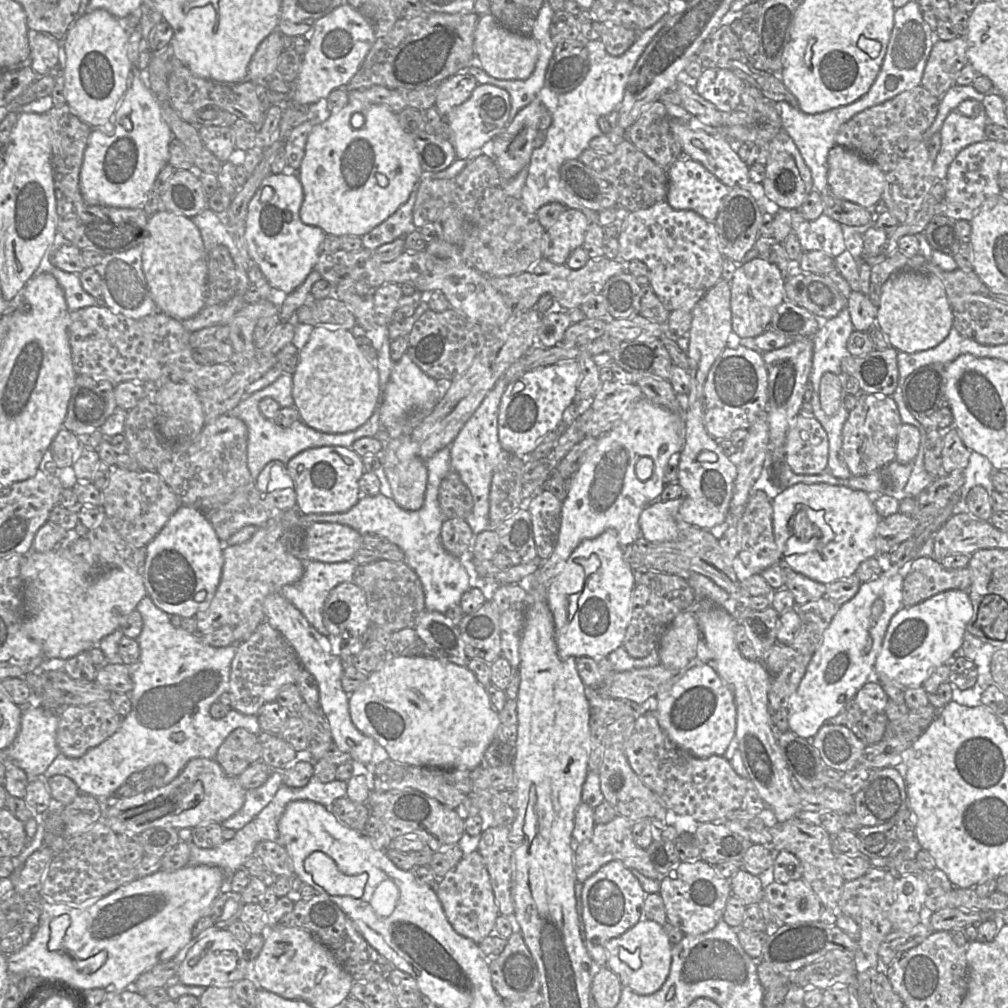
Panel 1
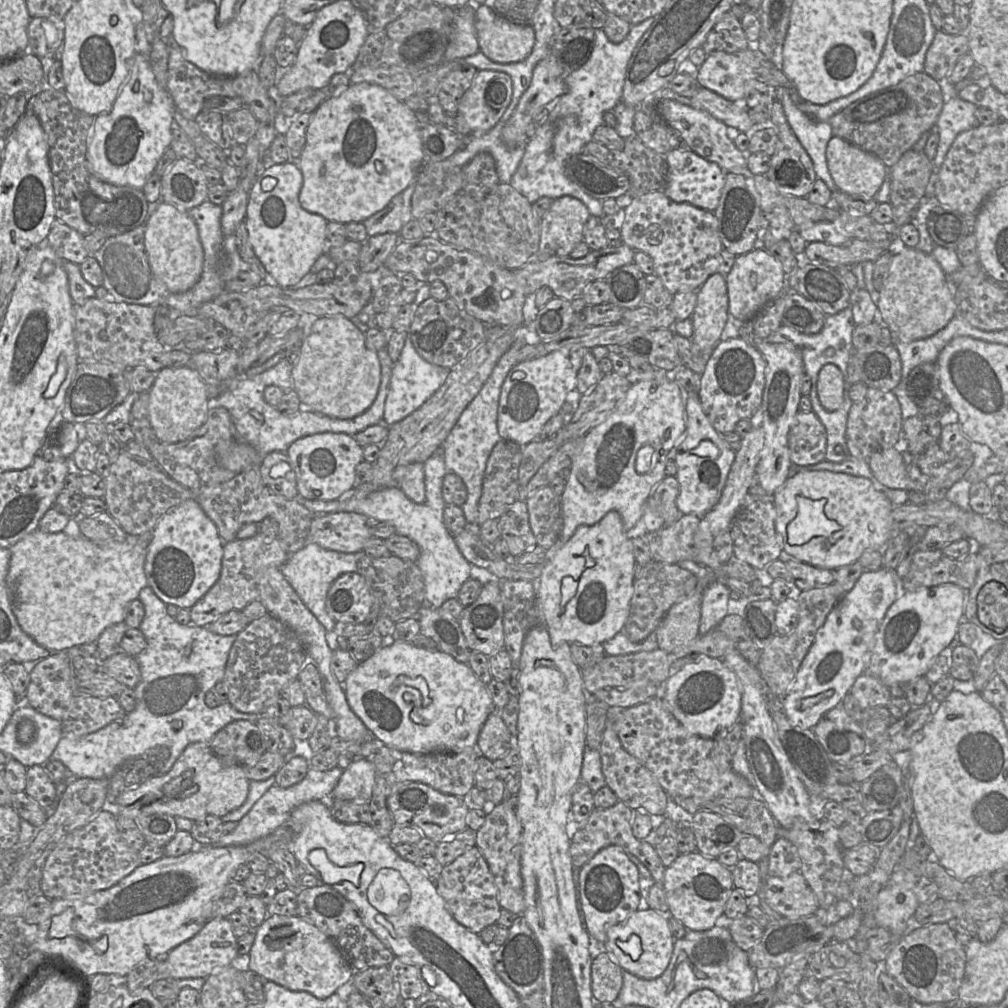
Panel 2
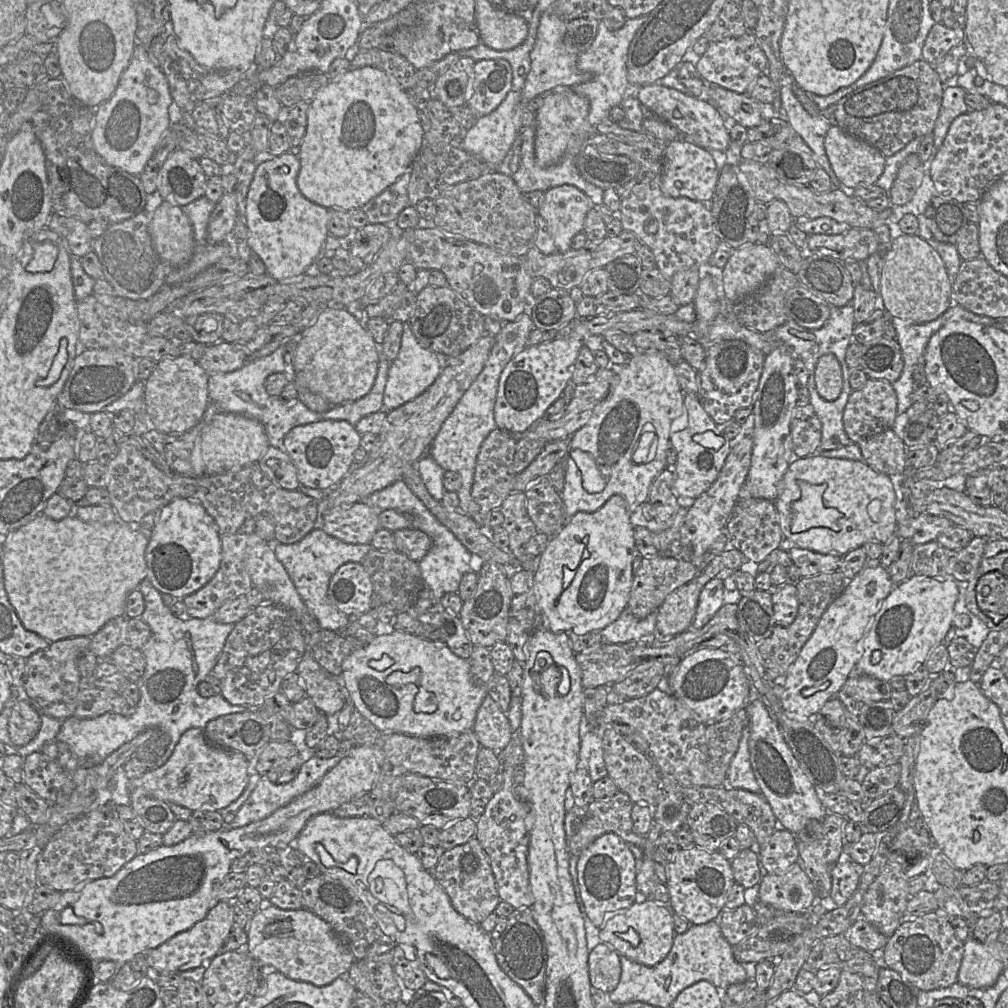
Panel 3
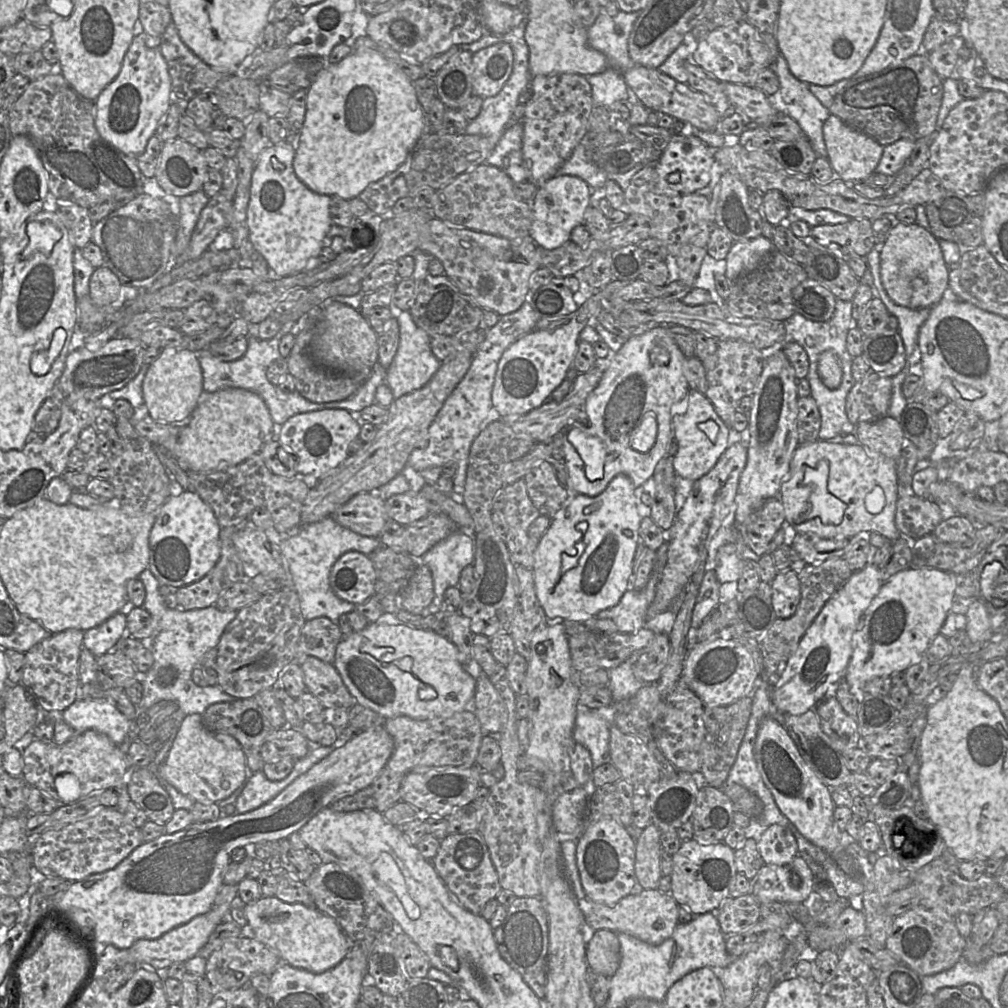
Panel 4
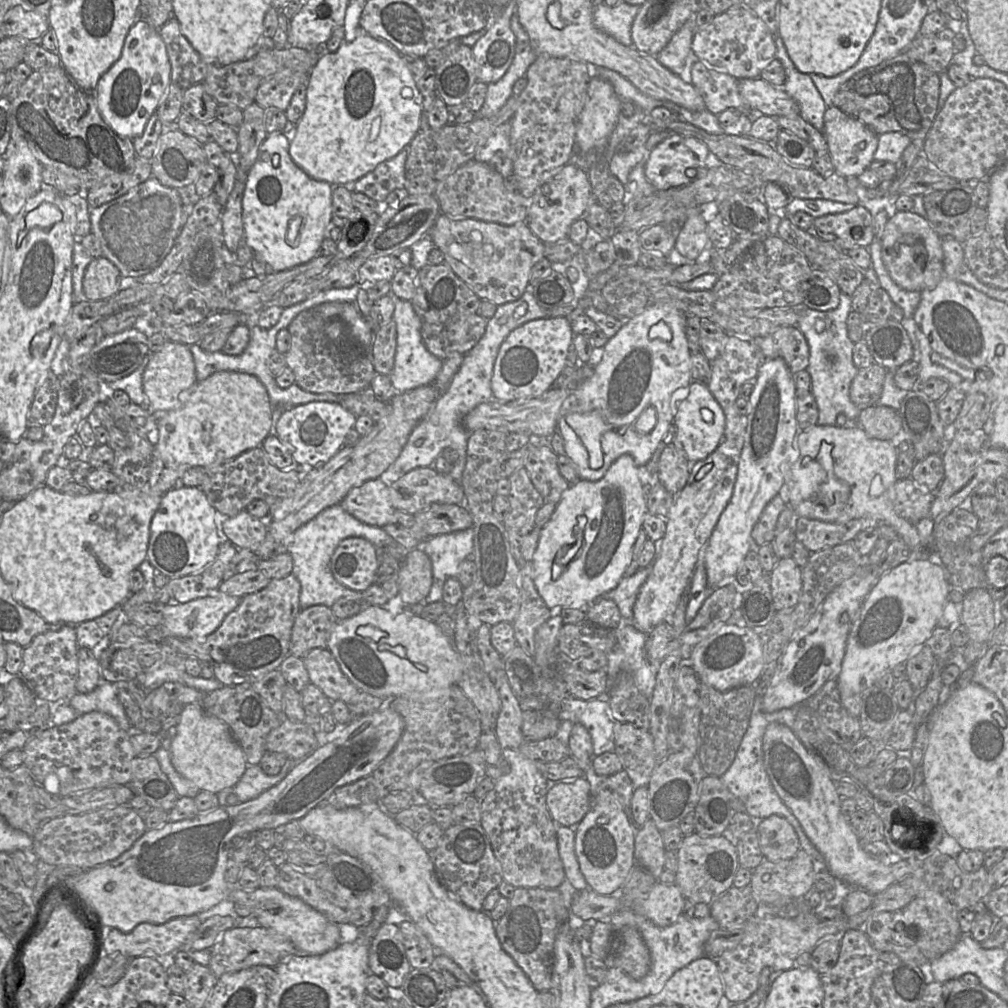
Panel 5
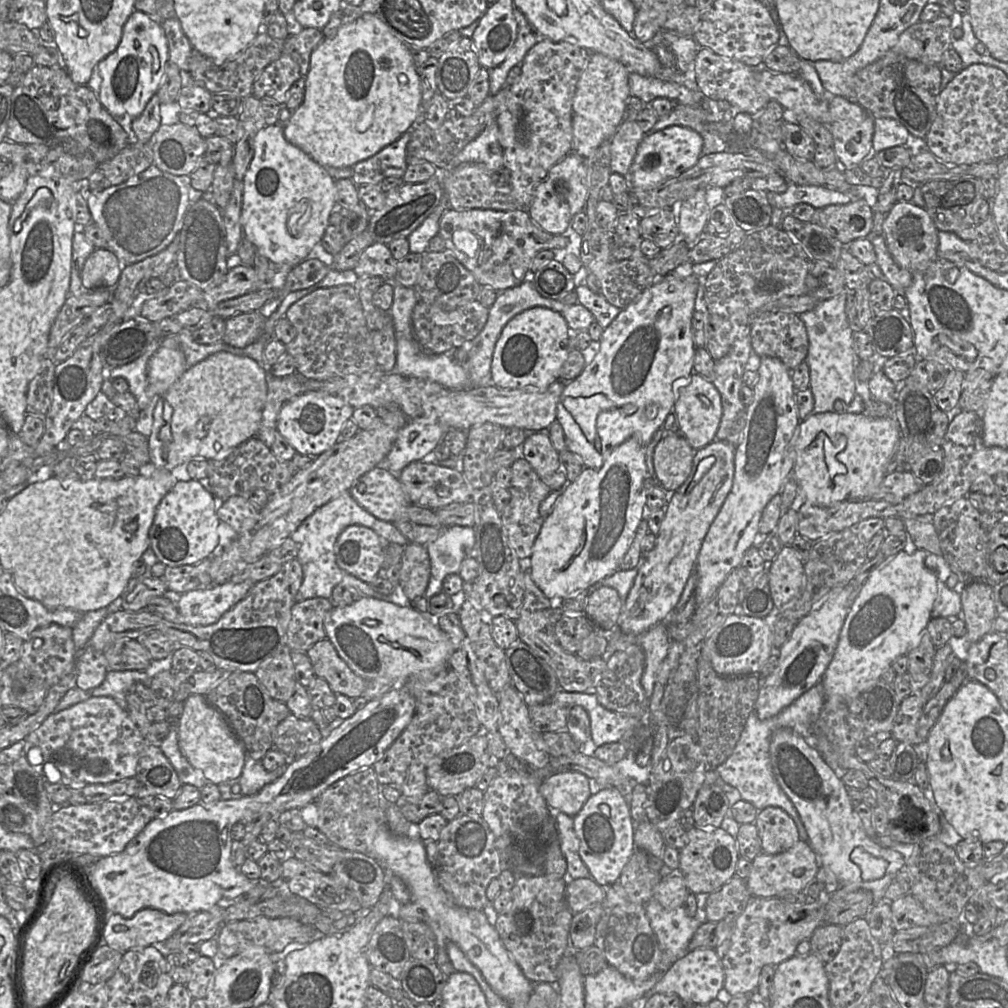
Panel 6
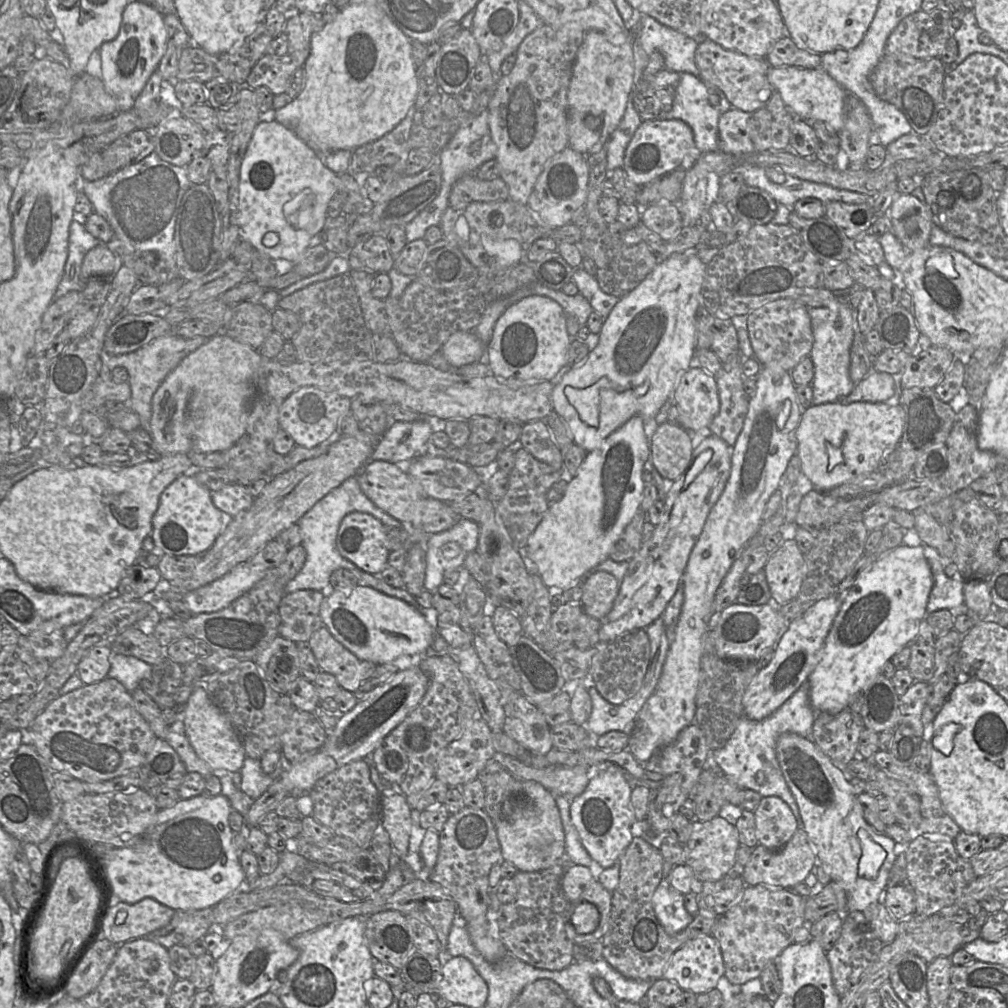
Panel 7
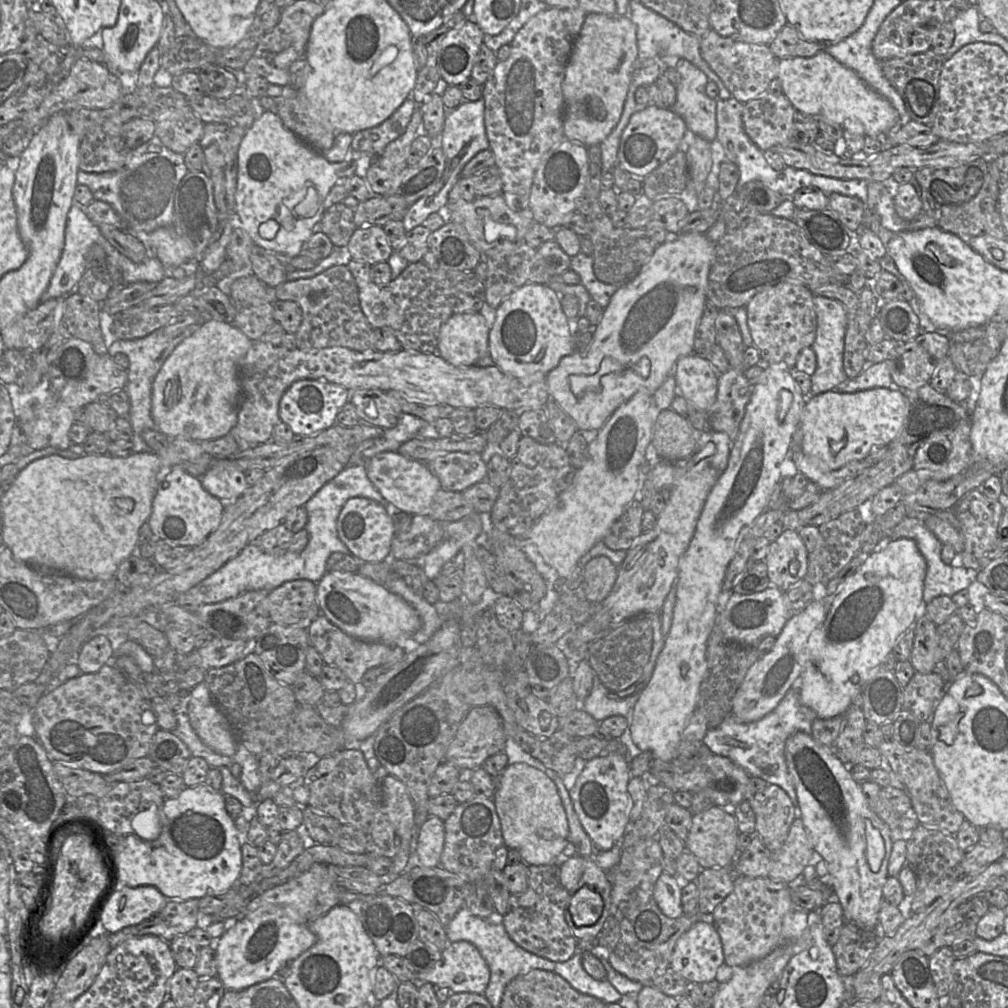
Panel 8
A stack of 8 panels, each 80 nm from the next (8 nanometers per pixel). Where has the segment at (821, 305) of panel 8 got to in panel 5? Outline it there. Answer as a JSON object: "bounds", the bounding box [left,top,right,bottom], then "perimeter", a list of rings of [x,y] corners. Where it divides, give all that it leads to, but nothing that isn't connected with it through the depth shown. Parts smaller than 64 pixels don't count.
{"bounds":[797,293,861,425],"perimeter":[[[841,293],[839,305],[831,311],[820,312],[803,307],[797,312],[797,327],[809,347],[807,371],[811,378],[811,393],[819,411],[818,425],[836,425],[840,414],[851,422],[857,422],[861,411],[850,400],[851,383],[857,373],[853,363],[853,343],[848,337],[847,329],[847,319],[851,311],[851,297]]]}

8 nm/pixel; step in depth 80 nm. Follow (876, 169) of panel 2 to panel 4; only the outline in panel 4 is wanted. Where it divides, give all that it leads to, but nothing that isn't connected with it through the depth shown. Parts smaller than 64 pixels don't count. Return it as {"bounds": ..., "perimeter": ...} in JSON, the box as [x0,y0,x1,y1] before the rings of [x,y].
{"bounds":[823,114,883,185],"perimeter":[[[830,114],[823,125],[827,158],[835,176],[854,185],[869,178],[876,170],[883,153],[883,146],[865,133],[851,127],[839,117]]]}

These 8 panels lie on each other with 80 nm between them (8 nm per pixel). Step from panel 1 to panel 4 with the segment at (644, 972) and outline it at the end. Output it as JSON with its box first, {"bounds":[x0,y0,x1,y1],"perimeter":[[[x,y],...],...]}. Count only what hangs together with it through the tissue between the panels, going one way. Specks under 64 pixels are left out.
{"bounds":[586,880,679,945],"perimeter":[[[637,880],[631,894],[621,899],[614,906],[592,902],[591,914],[586,915],[586,922],[595,930],[607,929],[614,933],[632,935],[650,945],[660,945],[668,939],[678,924],[679,905],[672,895],[656,889],[642,889]]]}

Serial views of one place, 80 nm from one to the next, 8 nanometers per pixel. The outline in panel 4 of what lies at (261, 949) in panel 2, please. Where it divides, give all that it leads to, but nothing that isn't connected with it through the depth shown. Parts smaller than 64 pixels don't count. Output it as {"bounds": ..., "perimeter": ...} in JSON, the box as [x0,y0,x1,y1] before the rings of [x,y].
{"bounds":[243,896,350,973],"perimeter":[[[261,896],[256,902],[243,905],[252,937],[272,949],[281,959],[295,968],[323,973],[339,964],[350,951],[350,941],[332,917],[302,903],[286,903],[276,896]]]}

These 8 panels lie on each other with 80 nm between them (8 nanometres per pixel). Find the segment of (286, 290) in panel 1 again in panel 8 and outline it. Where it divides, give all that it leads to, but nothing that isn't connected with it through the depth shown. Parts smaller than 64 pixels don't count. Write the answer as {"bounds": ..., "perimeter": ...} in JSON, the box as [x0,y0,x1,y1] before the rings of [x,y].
{"bounds":[235,111,354,257],"perimeter":[[[266,111],[253,121],[239,147],[235,194],[238,224],[254,244],[271,254],[297,257],[314,225],[322,221],[324,201],[337,179],[354,174],[351,146],[343,162],[331,163],[289,130],[278,114]]]}

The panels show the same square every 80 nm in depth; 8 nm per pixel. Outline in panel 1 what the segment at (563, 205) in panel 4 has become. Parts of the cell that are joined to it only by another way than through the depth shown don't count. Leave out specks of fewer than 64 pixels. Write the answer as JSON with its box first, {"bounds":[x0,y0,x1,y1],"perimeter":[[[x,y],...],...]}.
{"bounds":[542,208,589,265],"perimeter":[[[566,208],[558,217],[555,224],[545,230],[542,241],[542,255],[546,260],[563,265],[573,251],[582,247],[589,226],[589,219],[580,209]]]}

